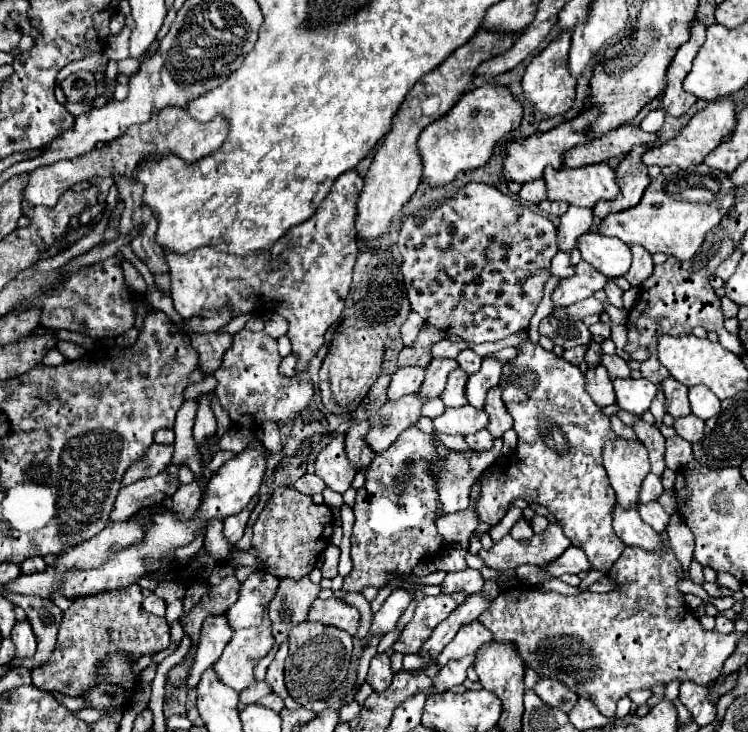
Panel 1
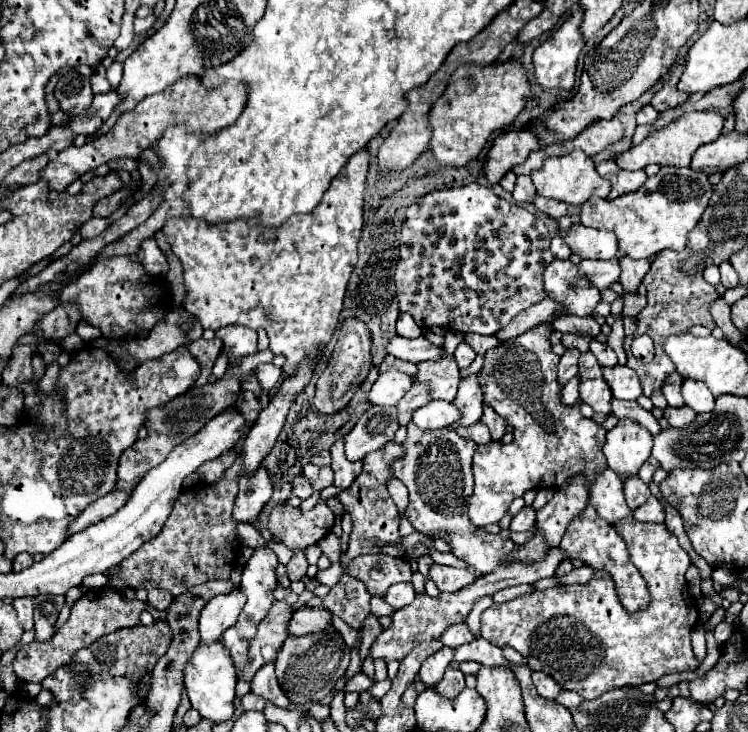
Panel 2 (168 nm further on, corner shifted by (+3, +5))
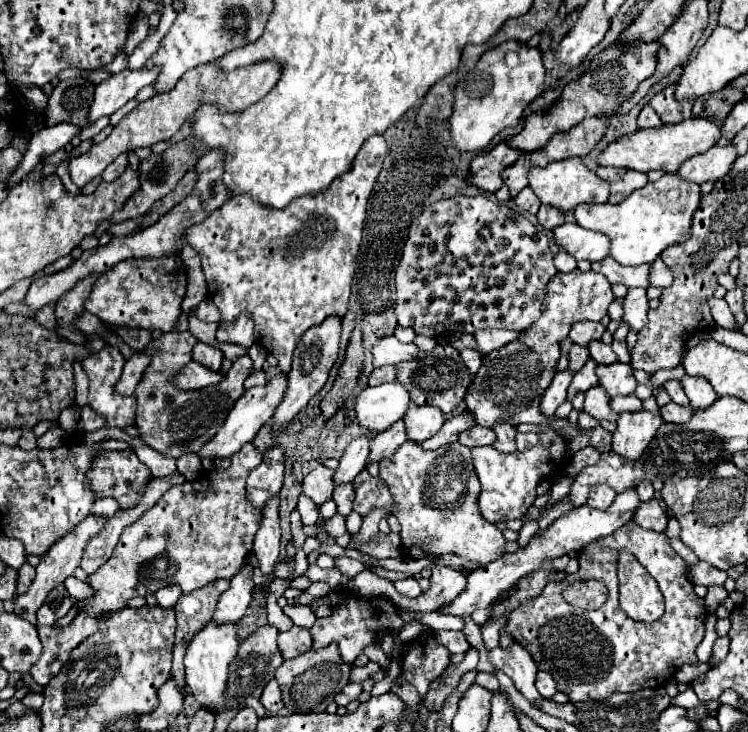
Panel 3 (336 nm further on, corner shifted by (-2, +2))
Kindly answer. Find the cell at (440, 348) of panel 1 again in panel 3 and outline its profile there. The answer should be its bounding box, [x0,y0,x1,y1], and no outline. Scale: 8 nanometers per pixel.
[374,337,422,367]

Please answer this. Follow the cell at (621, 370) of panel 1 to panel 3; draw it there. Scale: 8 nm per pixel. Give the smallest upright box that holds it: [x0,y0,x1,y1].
[590,341,618,365]

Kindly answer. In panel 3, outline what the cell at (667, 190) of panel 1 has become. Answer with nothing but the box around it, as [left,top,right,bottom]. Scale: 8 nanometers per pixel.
[574,173,700,265]

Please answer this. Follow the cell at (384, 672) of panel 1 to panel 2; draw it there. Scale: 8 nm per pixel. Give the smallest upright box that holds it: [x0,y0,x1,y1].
[345,672,373,692]

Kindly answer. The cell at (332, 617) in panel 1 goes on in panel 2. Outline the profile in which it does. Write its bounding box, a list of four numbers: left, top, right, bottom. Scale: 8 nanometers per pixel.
[287,608,331,636]

